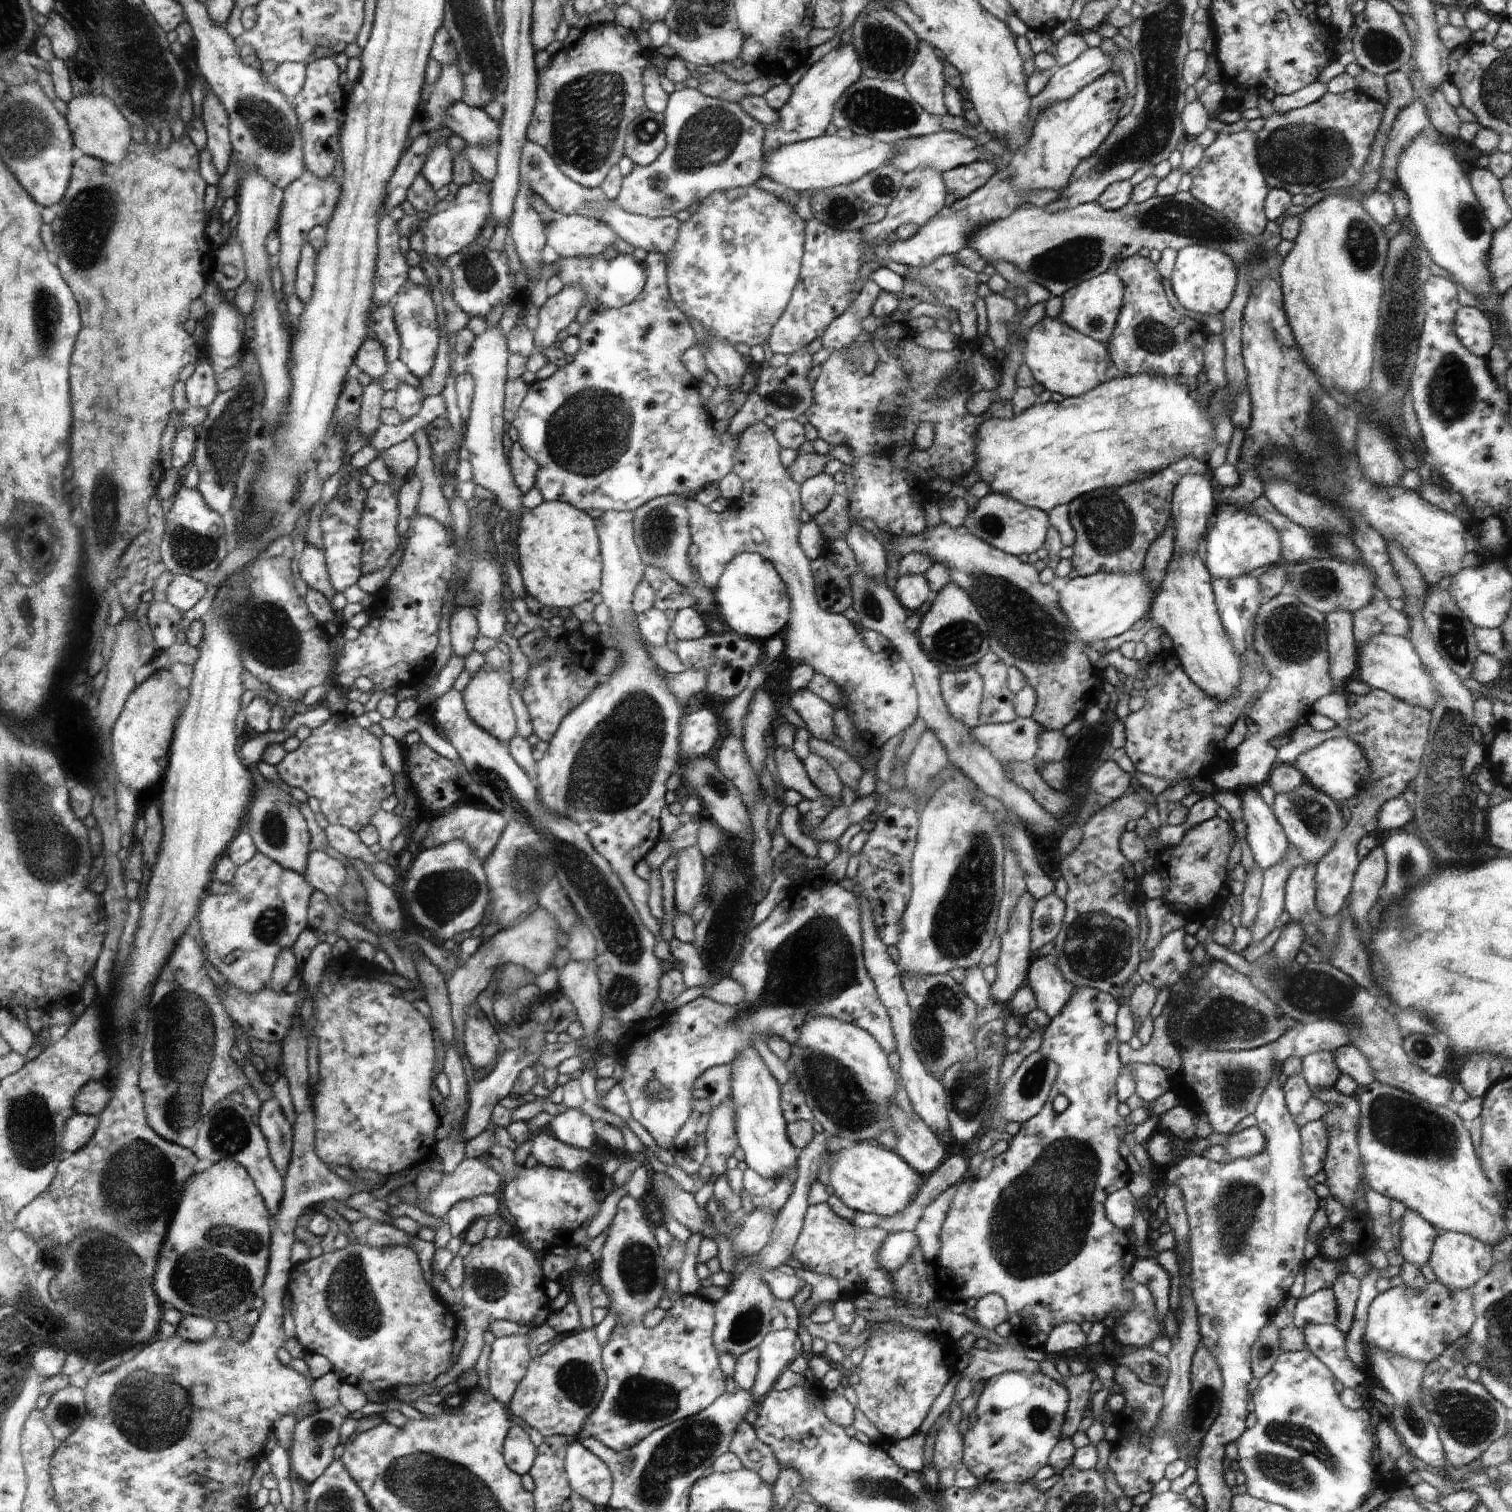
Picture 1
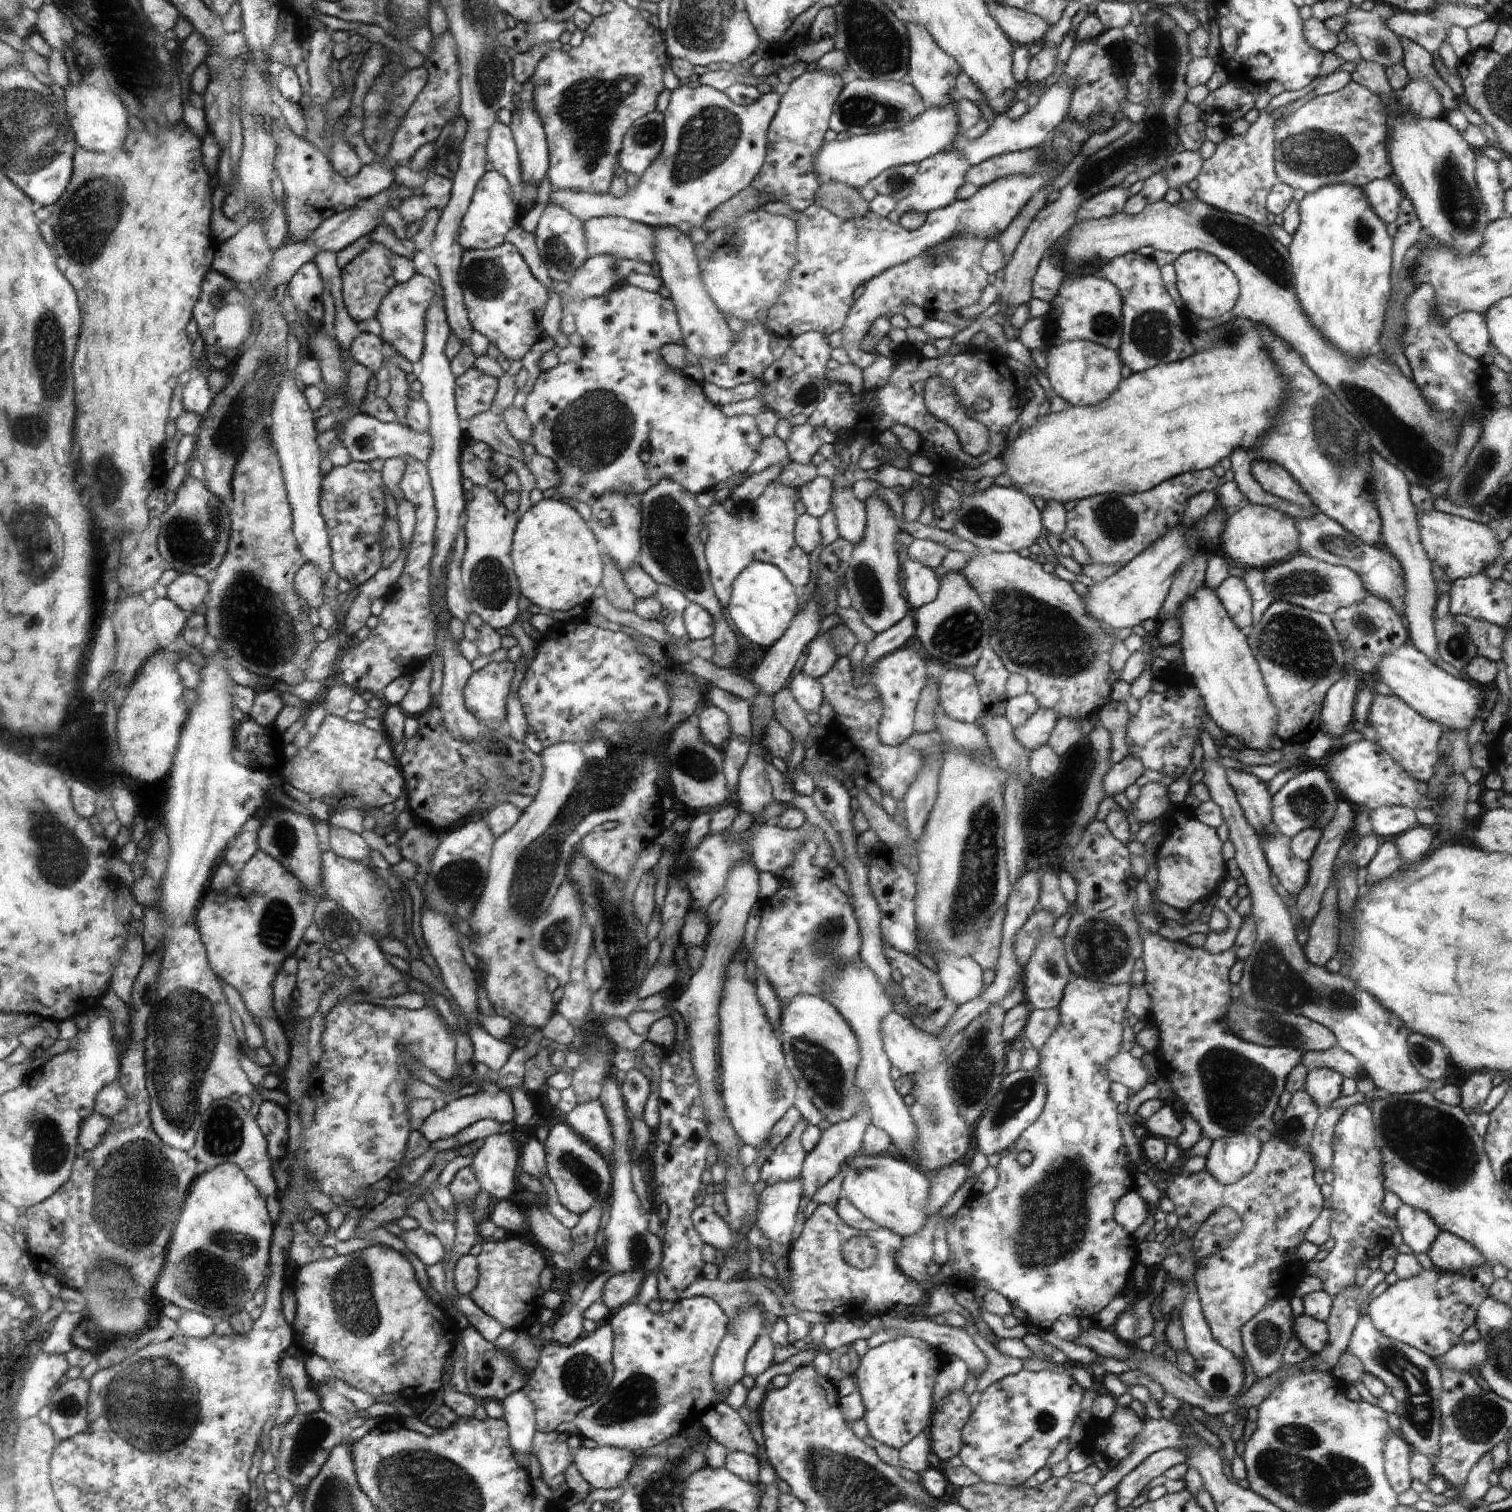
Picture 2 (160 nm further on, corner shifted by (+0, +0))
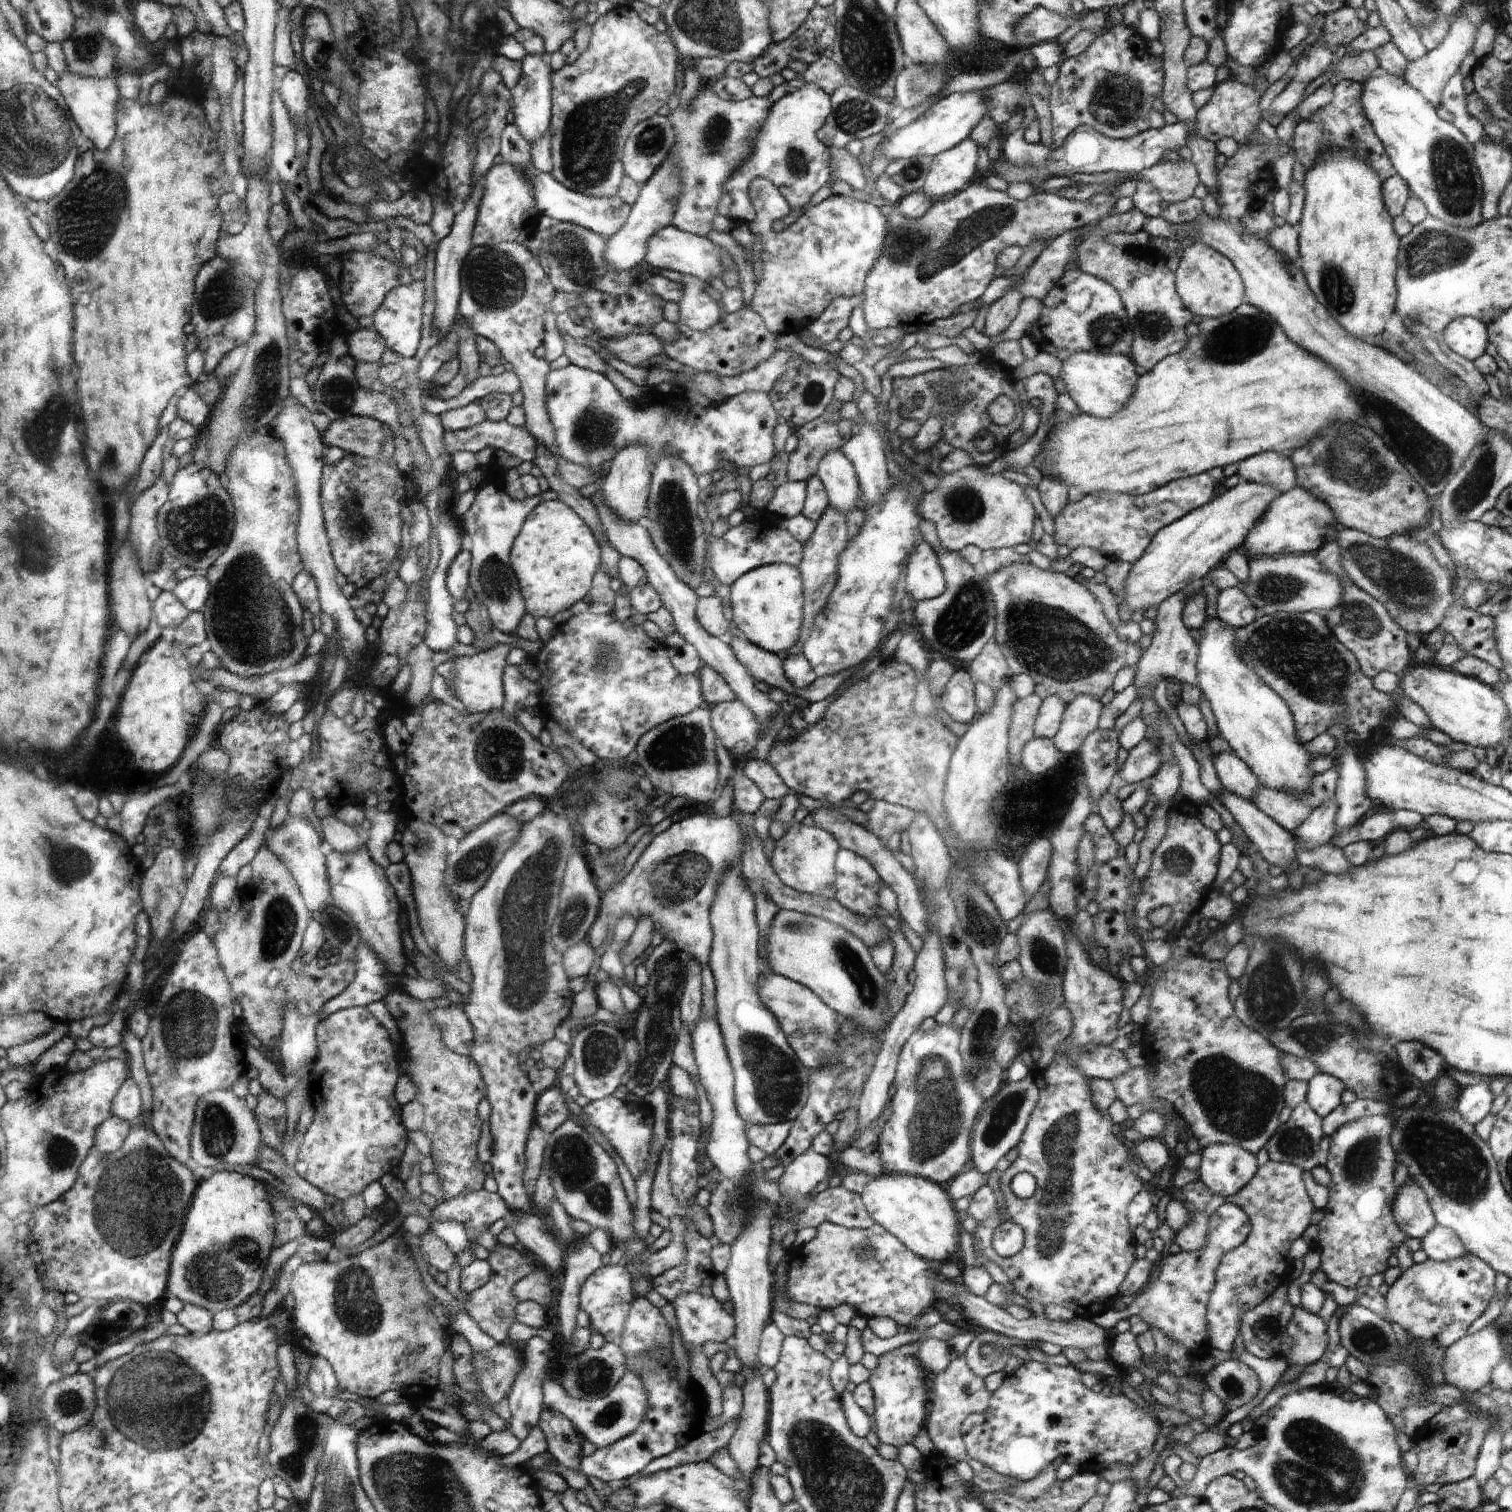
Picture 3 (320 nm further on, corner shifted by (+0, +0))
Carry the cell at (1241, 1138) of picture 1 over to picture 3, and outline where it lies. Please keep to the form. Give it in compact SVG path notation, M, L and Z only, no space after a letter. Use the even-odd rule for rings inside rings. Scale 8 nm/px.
M1214 1143L1200 1150L1199 1180L1214 1194L1236 1195L1258 1171L1257 1158L1241 1146Z

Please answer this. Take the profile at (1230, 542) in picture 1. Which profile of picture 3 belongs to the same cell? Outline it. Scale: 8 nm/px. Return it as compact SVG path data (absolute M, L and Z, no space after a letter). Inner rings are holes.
M1297 485L1281 493L1259 519L1246 538L1242 551L1247 555L1277 556L1286 554L1315 554L1326 542L1326 534L1335 521L1334 512L1306 488Z

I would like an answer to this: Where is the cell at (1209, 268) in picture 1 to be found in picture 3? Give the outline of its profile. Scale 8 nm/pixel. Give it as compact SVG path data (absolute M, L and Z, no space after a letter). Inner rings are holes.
M1194 241L1183 250L1175 273L1175 287L1184 306L1202 318L1217 318L1246 302L1243 281L1232 261L1205 242Z

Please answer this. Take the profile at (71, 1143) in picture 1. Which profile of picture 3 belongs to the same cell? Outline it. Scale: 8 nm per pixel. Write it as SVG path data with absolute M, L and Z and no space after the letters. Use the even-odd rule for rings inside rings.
M112 1114L96 1130L94 1148L104 1154L116 1153L131 1134L131 1130L130 1122Z

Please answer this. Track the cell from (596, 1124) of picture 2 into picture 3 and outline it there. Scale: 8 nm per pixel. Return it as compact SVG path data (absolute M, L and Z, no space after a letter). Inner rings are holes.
M615 1095L588 1102L582 1108L582 1116L587 1125L591 1125L605 1136L635 1180L644 1174L650 1160L654 1118L648 1114L648 1124L646 1124L646 1114L648 1114L646 1108L630 1108L622 1097Z

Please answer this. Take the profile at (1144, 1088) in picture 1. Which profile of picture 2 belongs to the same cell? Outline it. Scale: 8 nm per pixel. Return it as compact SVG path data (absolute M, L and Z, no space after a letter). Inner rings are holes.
M1130 1051L1120 1052L1107 1066L1107 1075L1115 1083L1125 1084L1130 1090L1140 1090L1148 1077L1147 1068Z

